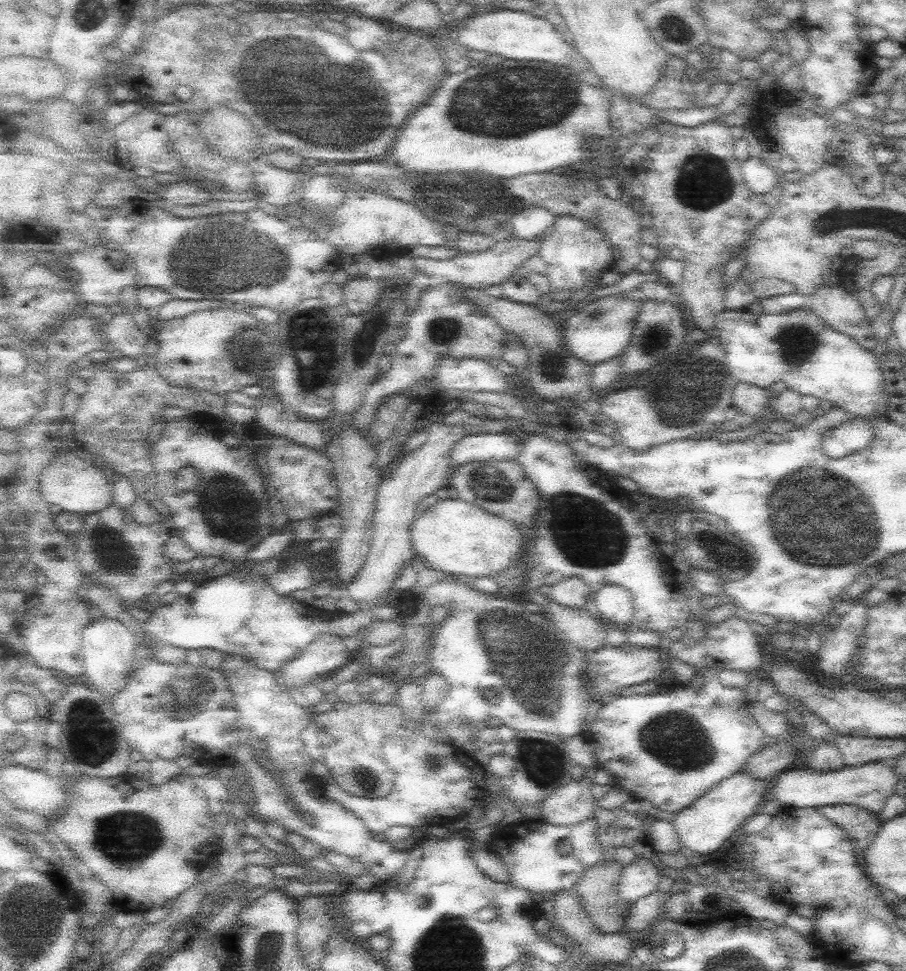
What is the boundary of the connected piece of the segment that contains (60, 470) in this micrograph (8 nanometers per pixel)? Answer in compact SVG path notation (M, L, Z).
M67 452L54 457L44 468L40 476L40 490L48 504L54 504L54 510L87 515L104 510L114 500L114 484L109 484L103 469L96 468L92 461L83 460L80 454Z

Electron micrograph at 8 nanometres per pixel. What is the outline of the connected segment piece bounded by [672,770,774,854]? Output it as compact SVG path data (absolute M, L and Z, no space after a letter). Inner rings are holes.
M740 770L730 778L718 782L714 788L710 788L692 805L676 813L672 823L678 832L684 850L688 852L694 850L698 854L710 854L718 850L738 826L742 826L748 818L758 814L758 810L762 809L760 806L765 804L771 796L773 782L774 779L754 778Z

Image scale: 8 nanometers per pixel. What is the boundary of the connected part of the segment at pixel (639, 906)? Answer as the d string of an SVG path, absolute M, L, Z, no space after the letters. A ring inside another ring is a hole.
M656 890L640 901L634 902L627 910L625 929L628 931L638 930L640 932L644 928L651 927L651 923L663 915L665 904L671 898L672 892Z

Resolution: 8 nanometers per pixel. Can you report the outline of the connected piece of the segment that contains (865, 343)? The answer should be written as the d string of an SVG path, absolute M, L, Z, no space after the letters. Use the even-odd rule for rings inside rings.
M844 284L820 285L807 296L807 307L834 330L854 338L866 350L874 350L877 340L872 321L866 316L862 303Z

